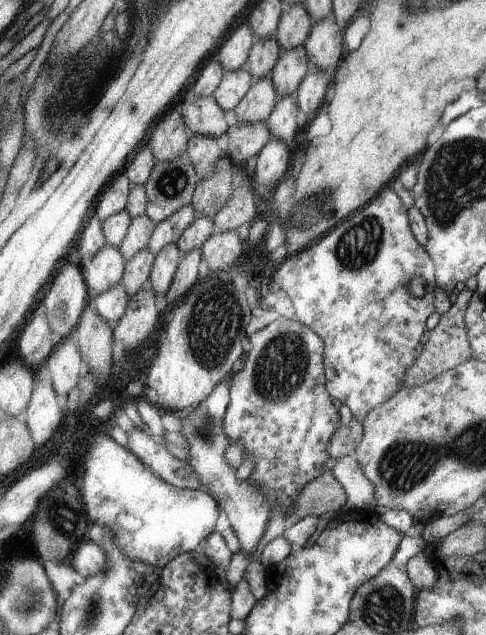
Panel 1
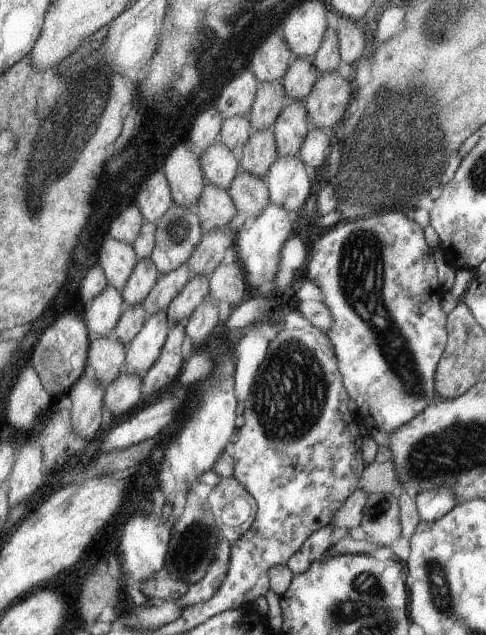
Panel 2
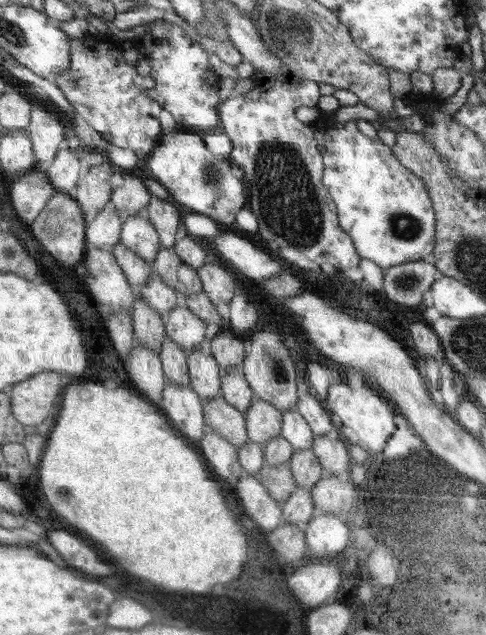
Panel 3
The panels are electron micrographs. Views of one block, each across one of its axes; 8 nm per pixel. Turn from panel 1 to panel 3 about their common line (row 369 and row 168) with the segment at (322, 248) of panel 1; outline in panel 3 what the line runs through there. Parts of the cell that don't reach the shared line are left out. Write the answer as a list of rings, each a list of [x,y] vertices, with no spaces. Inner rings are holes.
[[[320,117],[312,127],[316,130],[316,139],[324,156],[324,184],[336,202],[342,227],[353,238],[361,258],[372,260],[383,269],[419,260],[433,262],[433,251],[437,246],[437,217],[424,182],[404,167],[392,149],[378,137],[366,136],[358,128],[356,119],[338,123]]]

